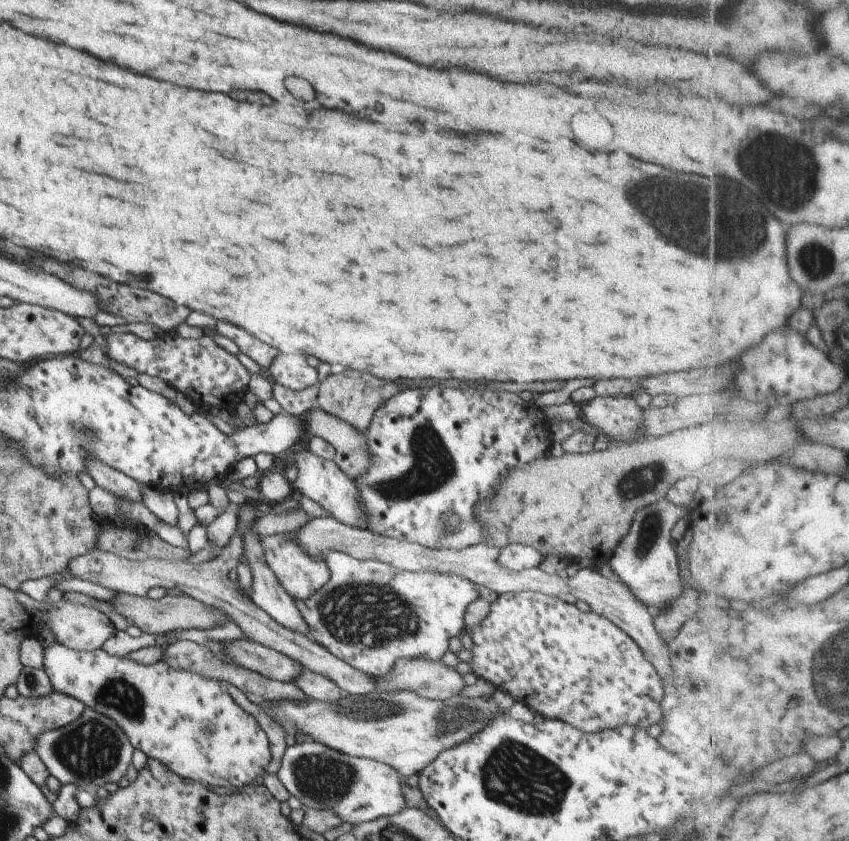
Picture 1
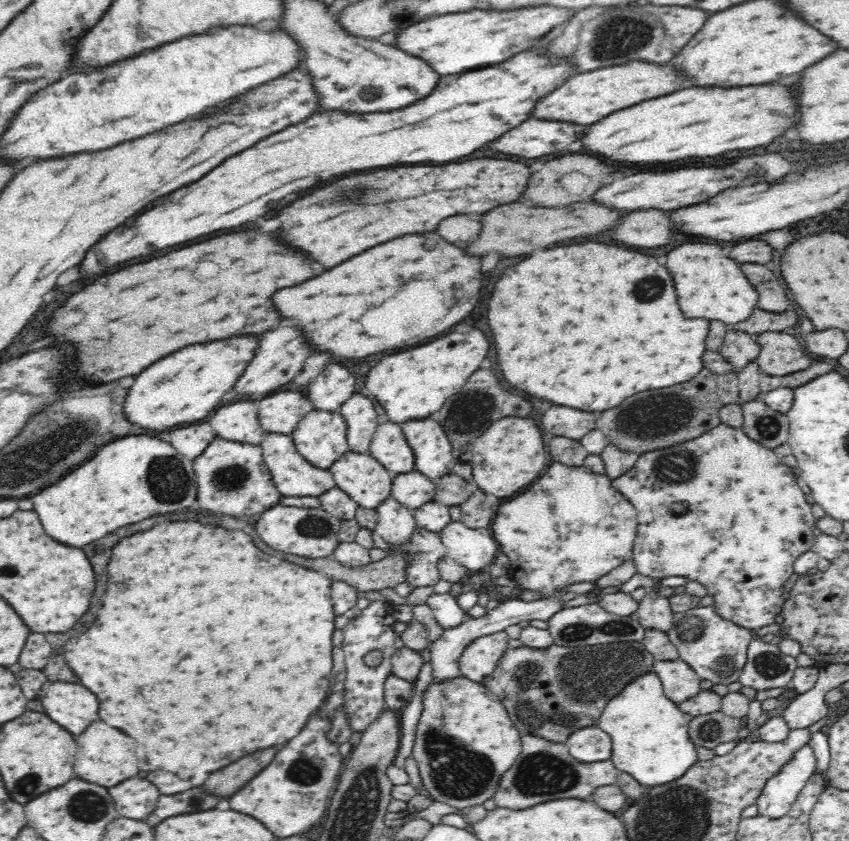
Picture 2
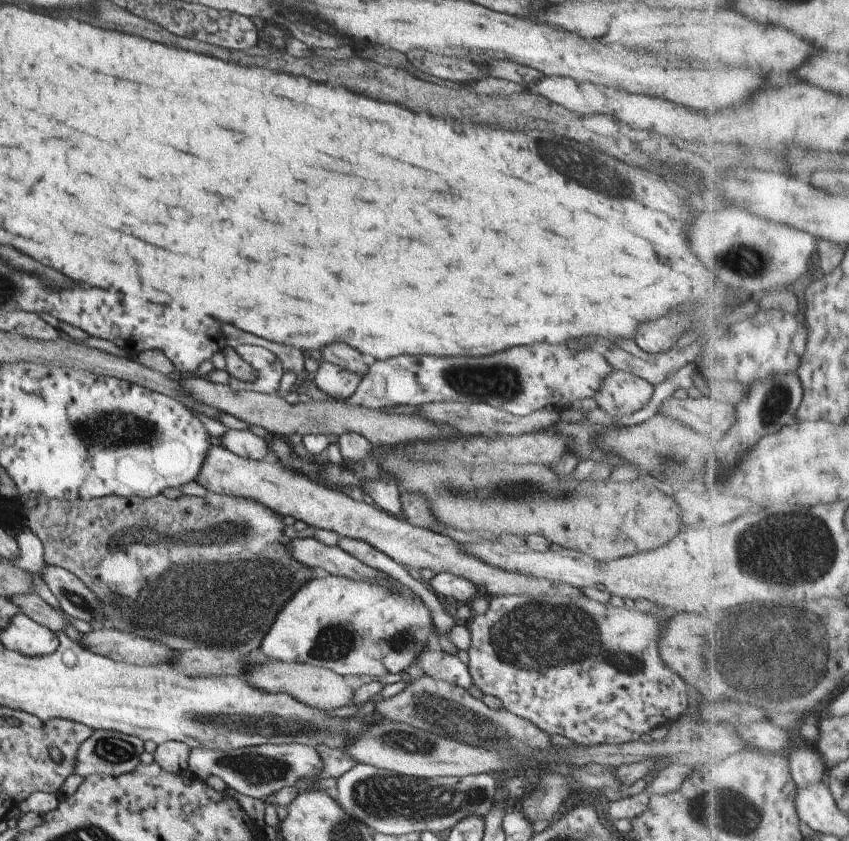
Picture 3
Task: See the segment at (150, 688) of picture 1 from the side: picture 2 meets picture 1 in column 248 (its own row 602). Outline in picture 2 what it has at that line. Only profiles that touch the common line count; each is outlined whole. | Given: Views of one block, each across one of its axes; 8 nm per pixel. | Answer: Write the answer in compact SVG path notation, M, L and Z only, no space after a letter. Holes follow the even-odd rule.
M720 424L712 430L707 430L702 436L694 440L643 453L639 456L635 466L612 481L612 484L613 488L634 504L634 509L638 511L640 524L638 524L631 558L639 574L648 576L653 581L671 576L685 576L688 581L699 582L708 589L708 595L714 597L715 611L721 614L722 618L736 622L740 626L752 630L752 632L761 630L761 628L779 620L781 608L787 595L785 585L790 580L788 578L794 573L794 562L800 554L811 550L815 544L817 519L812 515L811 505L806 501L807 491L800 485L791 468L780 463L774 449L760 445L759 442L750 438L742 428Z

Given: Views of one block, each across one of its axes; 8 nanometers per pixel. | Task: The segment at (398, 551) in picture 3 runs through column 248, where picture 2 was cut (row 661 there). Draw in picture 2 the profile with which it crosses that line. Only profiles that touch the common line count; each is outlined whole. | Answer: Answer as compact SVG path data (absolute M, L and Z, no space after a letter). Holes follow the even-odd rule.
M502 631L472 641L459 658L461 675L485 685L493 677L497 664L508 650L509 640L506 631Z

